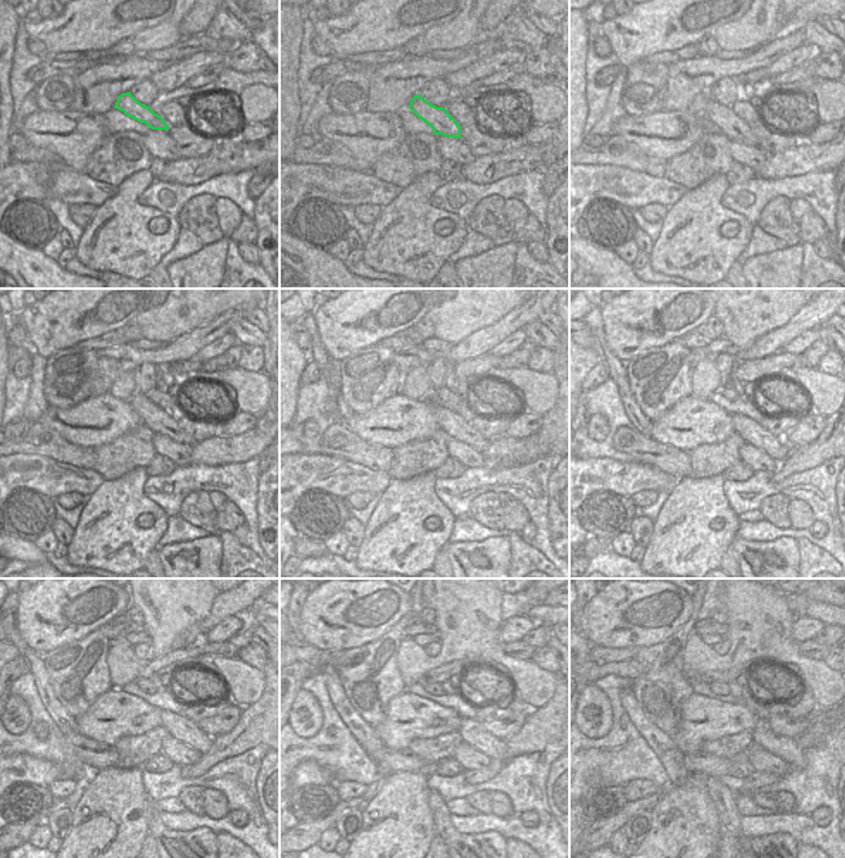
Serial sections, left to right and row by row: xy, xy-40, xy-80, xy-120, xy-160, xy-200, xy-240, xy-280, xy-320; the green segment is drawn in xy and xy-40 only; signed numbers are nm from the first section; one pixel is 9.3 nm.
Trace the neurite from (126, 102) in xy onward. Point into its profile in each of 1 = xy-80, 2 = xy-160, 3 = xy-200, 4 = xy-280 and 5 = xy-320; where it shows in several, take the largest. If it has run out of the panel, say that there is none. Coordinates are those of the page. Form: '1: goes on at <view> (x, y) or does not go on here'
1: goes on at xy-80 (730, 124)
2: goes on at xy-160 (454, 425)
3: goes on at xy-200 (751, 431)
4: goes on at xy-280 (472, 733)
5: goes on at xy-320 (786, 748)

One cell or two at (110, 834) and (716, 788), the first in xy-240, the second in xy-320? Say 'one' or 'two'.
two

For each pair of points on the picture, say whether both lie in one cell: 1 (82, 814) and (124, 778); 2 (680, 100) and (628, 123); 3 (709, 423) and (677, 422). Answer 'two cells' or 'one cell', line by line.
1: one cell
2: two cells
3: one cell

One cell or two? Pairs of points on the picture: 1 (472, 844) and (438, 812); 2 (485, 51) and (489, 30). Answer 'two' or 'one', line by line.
1: one
2: two

